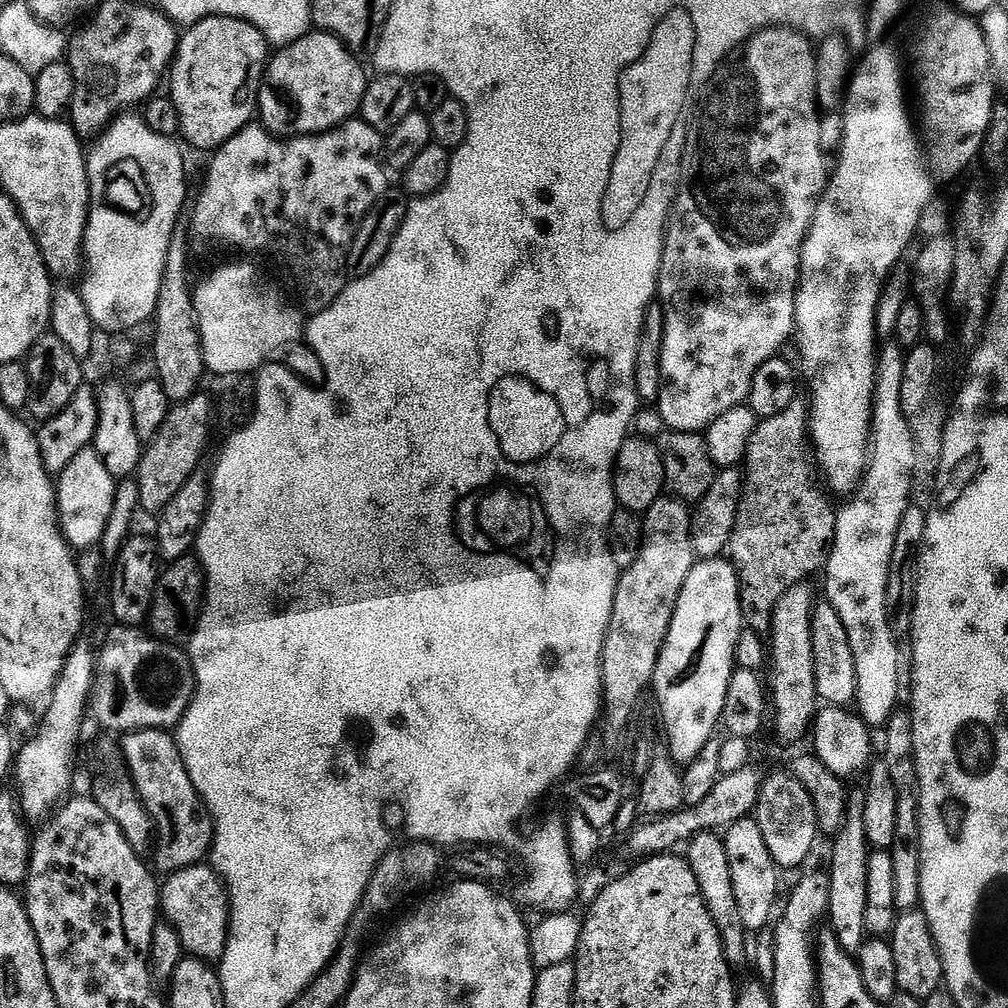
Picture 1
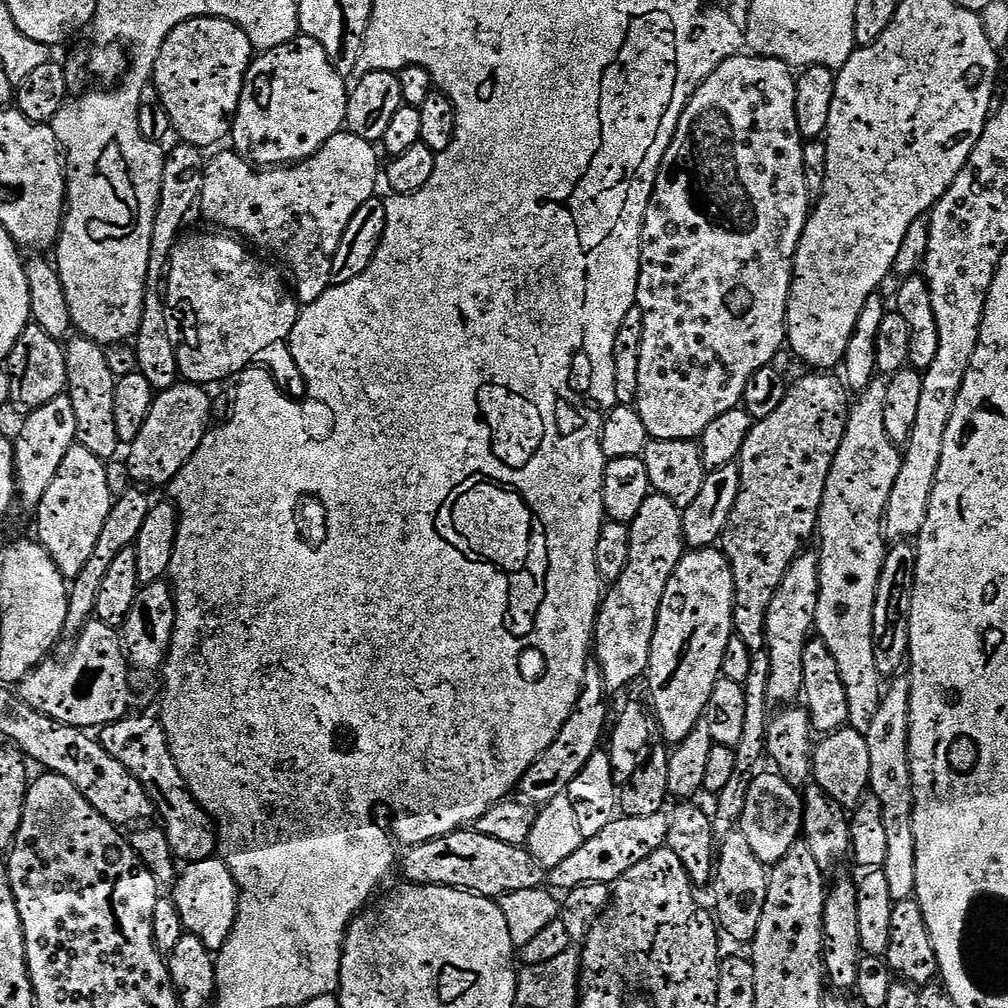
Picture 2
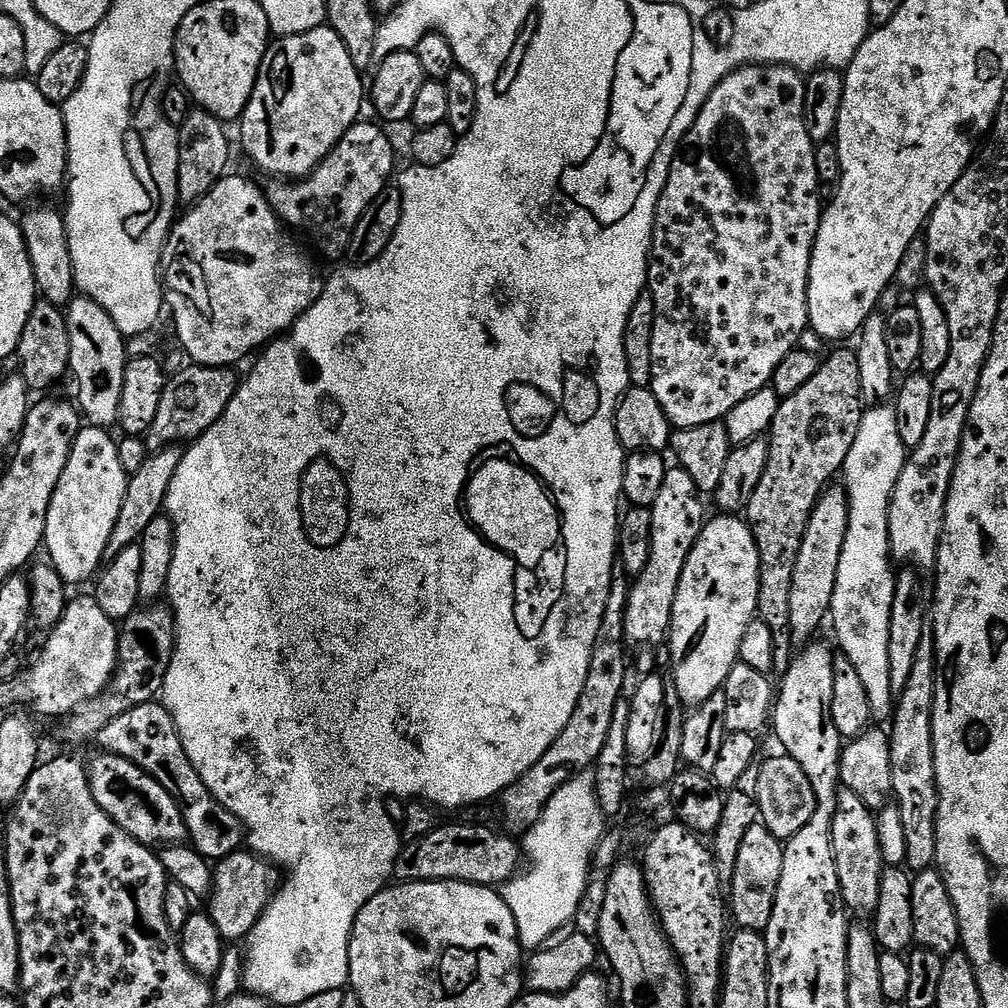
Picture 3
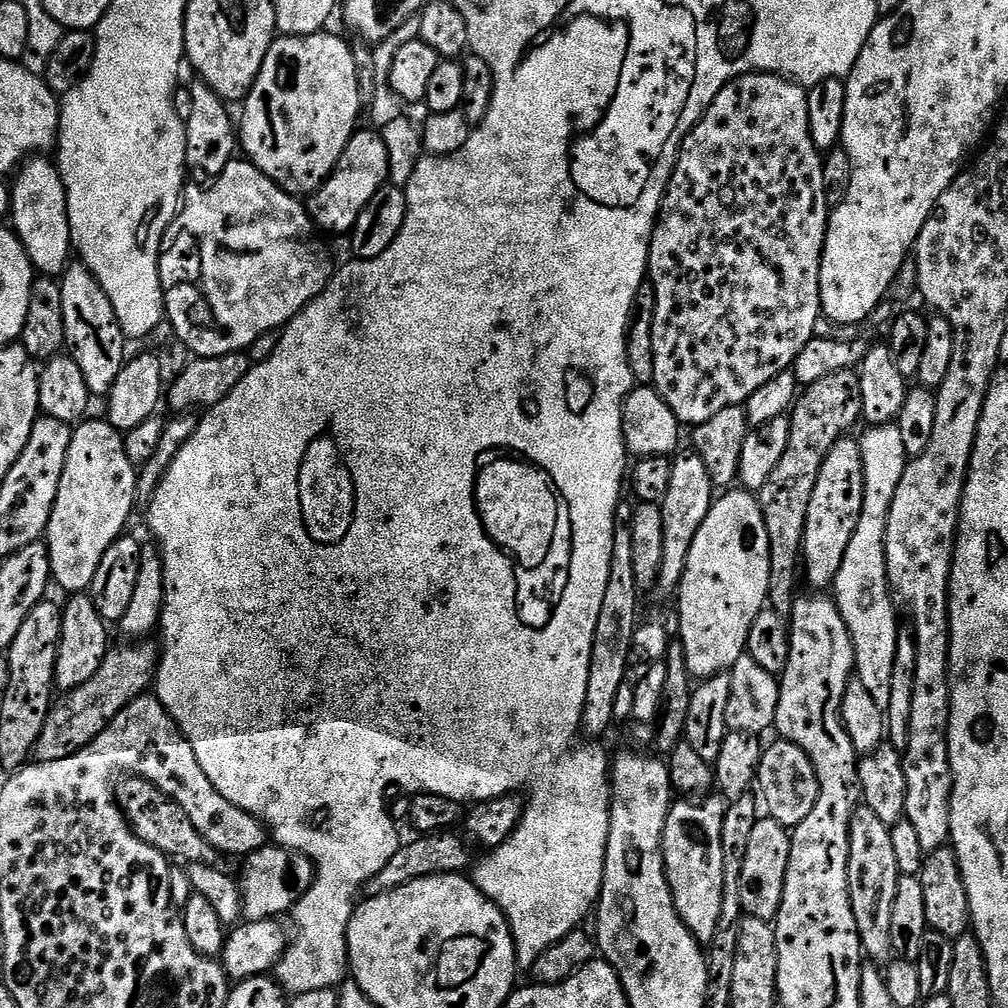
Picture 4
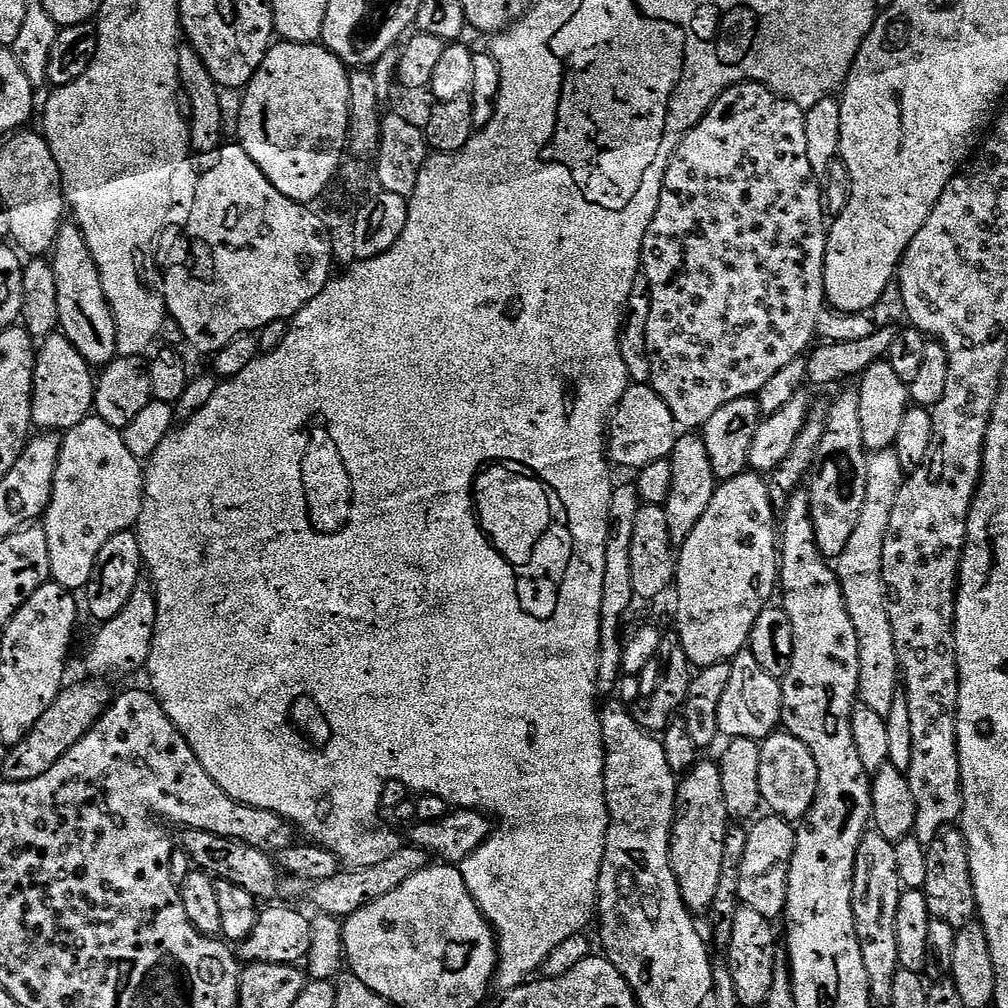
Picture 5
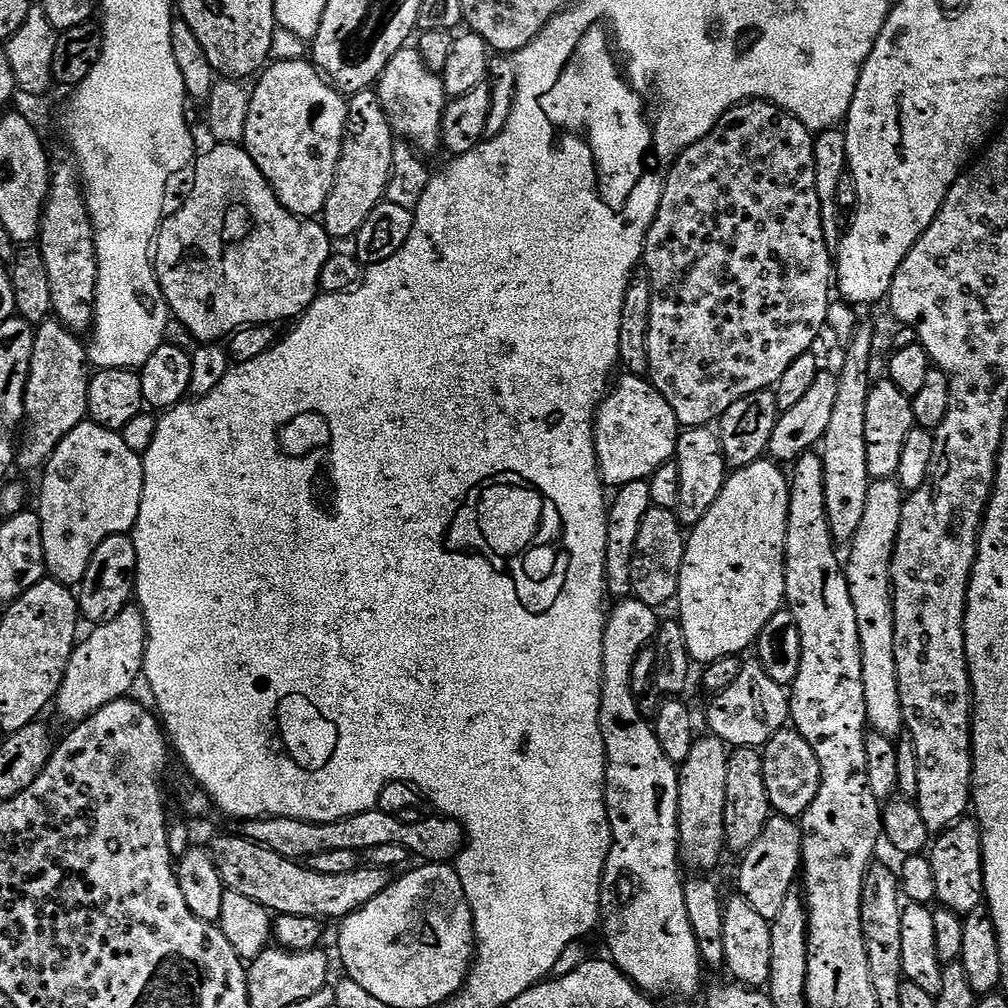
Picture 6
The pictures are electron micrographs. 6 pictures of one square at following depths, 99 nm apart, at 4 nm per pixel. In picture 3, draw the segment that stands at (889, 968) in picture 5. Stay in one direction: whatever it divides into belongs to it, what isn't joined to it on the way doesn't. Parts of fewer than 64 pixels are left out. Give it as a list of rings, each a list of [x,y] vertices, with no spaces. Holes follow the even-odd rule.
[[[843,787],[837,793],[837,819],[850,821],[842,825],[835,823],[831,832],[841,900],[851,913],[873,915],[881,905],[881,878],[886,867],[878,842],[875,815],[853,791]]]

